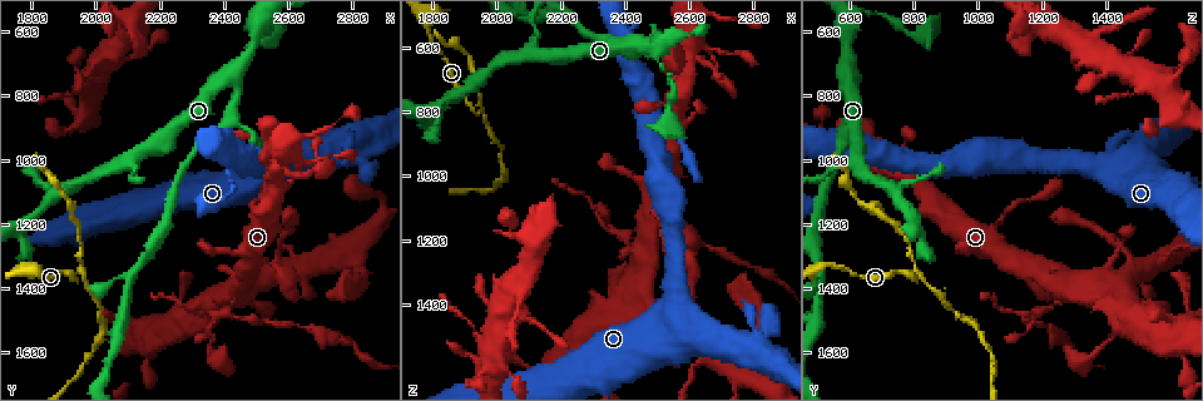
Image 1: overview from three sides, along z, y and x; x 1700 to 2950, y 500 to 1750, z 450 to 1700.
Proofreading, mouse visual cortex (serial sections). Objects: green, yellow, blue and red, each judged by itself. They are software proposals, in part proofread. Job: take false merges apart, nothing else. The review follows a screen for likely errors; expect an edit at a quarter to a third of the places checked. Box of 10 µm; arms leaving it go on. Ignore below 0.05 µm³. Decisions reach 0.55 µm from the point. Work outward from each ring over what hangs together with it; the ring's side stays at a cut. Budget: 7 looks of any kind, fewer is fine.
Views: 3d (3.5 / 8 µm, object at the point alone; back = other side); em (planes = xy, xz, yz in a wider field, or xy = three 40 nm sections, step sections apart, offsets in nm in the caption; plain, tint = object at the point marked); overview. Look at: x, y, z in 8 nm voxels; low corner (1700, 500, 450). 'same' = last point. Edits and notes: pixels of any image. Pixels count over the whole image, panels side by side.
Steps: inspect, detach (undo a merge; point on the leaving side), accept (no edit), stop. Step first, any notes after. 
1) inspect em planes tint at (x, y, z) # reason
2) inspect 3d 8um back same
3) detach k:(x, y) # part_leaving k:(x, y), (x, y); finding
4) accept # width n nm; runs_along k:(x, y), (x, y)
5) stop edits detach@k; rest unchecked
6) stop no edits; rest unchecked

inspect 3d 3.5um at (2420, 750, 600) # arms part here

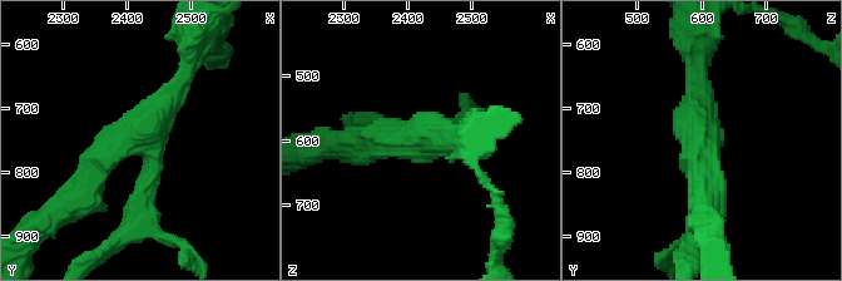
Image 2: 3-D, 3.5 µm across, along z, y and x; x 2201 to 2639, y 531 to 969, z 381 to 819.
inspect em xy step 3 plain at (2420, 740, 600) # arms 3; arm_widths 300, 300, 350 nm

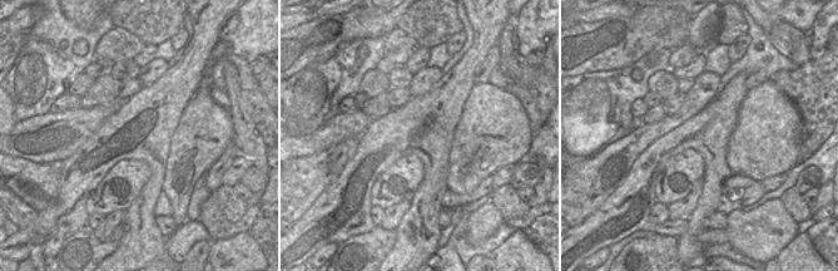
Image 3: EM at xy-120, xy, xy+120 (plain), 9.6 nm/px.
inspect em xy step 3 tint same

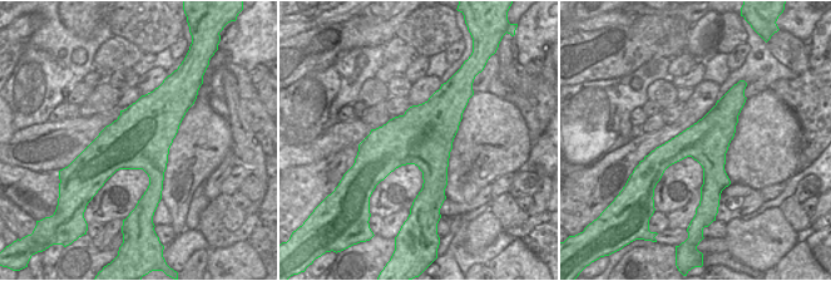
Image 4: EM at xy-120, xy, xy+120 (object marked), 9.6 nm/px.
accept # runs_along 2:(88, 190), (142, 136), (142, 212); all the same cell

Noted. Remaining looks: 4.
inspect 3d 3.5um at (2540, 570, 760) # calibre changes

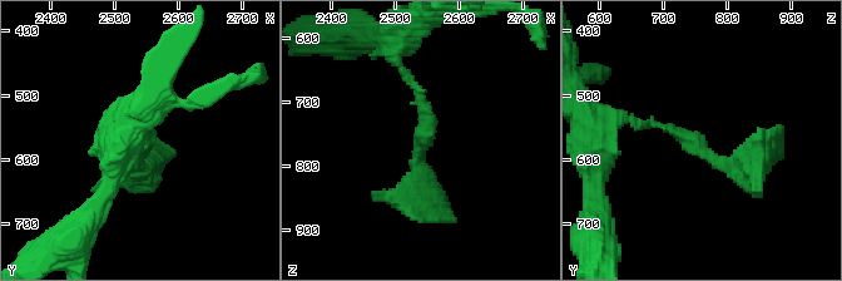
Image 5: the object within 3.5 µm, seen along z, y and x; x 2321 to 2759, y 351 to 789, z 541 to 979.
accept # runs_along 5:(404, 74), (426, 109), (411, 202); one cell here

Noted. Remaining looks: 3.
inspect 3d 8um back at (1940, 1340, 810) # branch point

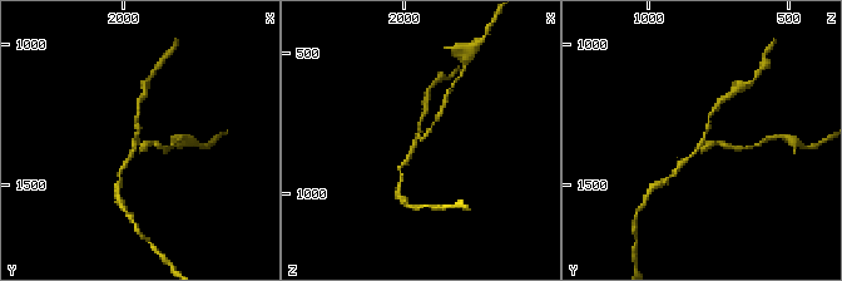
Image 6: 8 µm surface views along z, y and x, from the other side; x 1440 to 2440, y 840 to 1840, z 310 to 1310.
inspect 3d 3.5um same # zoom in

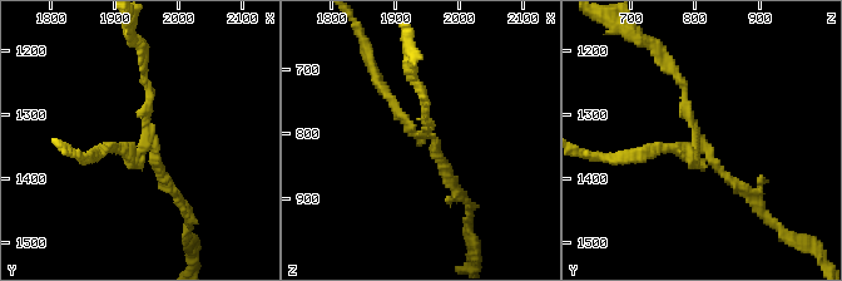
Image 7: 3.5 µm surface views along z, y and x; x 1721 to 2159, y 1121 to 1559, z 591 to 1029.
inspect em planes tint at (1940, 1350, 805) # arms 3; arm_widths 100, 150, 150 nm; need the tissue

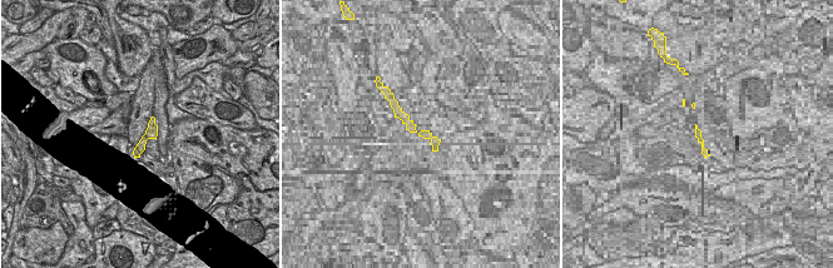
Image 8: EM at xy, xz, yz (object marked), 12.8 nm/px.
detach 7:(148, 104) # part_leaving 7:(142, 146), (149, 92), (138, 42); two cells meet here

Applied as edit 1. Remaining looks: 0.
stop edits detach@7; rest unchecked

